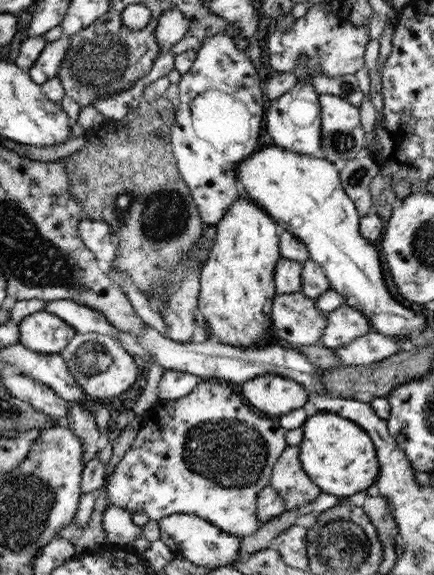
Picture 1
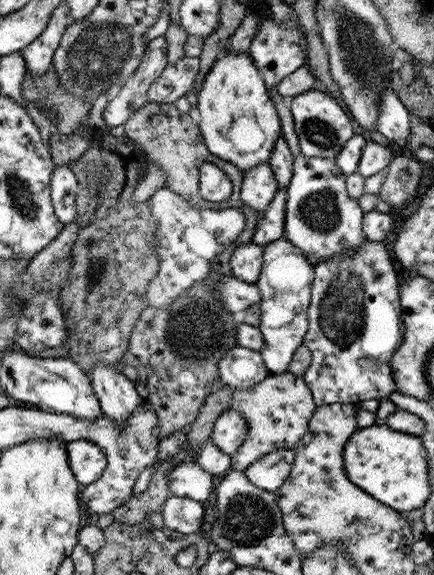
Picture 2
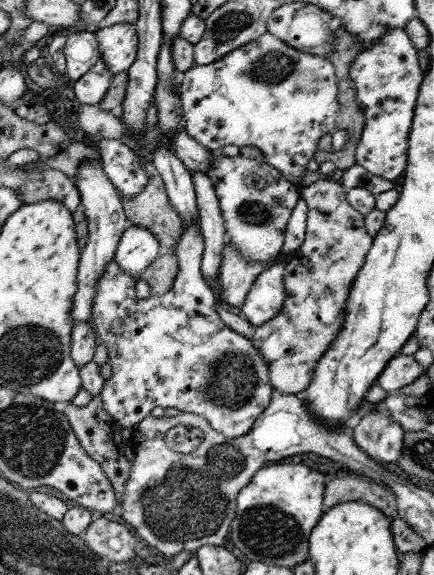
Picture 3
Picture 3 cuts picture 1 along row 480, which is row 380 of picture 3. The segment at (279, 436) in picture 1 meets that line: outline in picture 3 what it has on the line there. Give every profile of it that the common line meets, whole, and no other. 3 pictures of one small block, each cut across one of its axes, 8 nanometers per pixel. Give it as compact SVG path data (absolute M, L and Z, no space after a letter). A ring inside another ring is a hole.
M199 224L183 226L183 232L175 248L180 270L174 285L163 296L150 294L148 298L138 299L137 281L120 269L114 260L106 266L100 282L96 284L98 288L90 324L95 330L97 342L106 346L113 371L111 378L104 382L100 399L120 428L137 428L156 407L176 408L182 413L202 416L212 429L224 434L226 439L240 438L250 432L261 416L260 412L264 412L270 402L270 396L260 392L260 374L268 374L266 360L252 339L231 330L216 312L219 295L202 276L204 238Z

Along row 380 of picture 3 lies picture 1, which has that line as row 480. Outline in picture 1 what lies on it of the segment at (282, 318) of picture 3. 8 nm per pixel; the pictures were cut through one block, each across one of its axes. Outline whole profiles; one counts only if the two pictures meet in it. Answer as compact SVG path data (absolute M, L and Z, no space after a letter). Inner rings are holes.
M287 446L274 464L270 486L285 500L285 511L309 503L322 493L302 469L299 446Z

